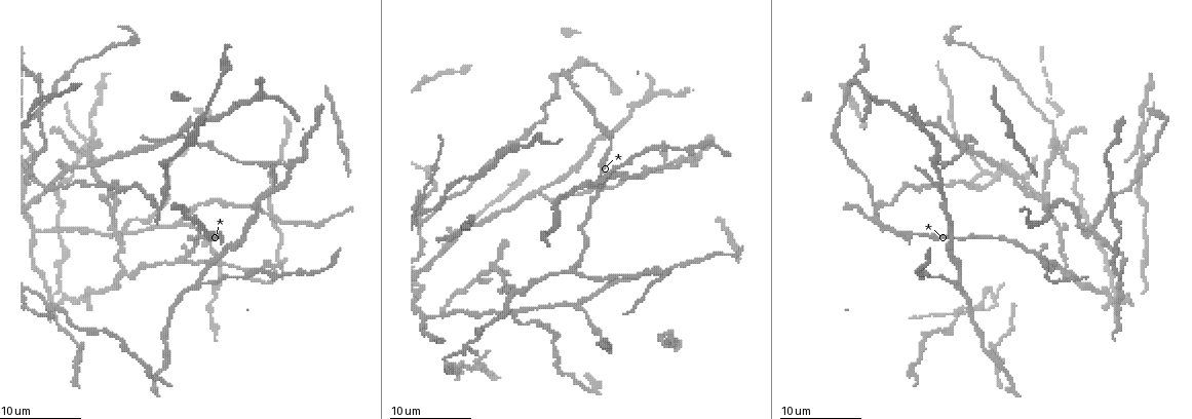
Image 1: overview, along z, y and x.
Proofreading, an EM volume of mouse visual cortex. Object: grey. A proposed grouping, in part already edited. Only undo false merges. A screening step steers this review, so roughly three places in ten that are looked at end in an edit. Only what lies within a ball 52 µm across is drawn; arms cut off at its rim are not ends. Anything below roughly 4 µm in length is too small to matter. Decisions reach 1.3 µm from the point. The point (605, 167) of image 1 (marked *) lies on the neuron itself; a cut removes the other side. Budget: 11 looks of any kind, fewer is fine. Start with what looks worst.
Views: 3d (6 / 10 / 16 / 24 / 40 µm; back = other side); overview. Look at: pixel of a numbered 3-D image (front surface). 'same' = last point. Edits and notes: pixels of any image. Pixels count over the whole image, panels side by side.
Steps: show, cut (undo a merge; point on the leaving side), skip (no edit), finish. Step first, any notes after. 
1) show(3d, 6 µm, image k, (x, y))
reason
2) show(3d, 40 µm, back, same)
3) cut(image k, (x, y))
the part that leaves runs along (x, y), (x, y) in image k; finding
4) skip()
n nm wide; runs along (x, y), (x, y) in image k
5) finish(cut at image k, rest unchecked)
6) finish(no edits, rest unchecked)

show(3d, 10 µm, image 1, (1050, 121))
thin arm on a thick one

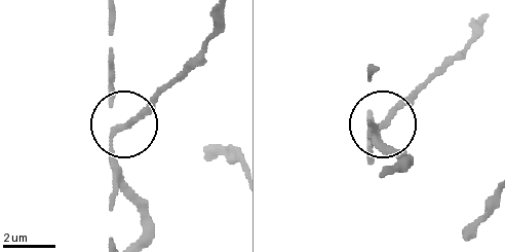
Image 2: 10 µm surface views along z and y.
show(3d, 6 µm, image 2, (120, 126))

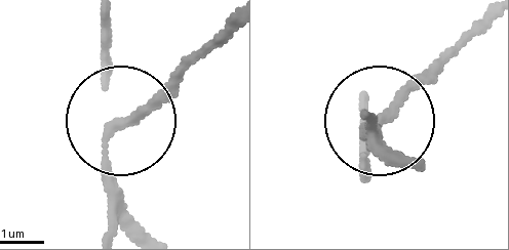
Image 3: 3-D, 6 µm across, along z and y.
cut(image 3, (149, 101))
140 nm wide; a second neuron is stuck on

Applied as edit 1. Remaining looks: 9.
show(overview)

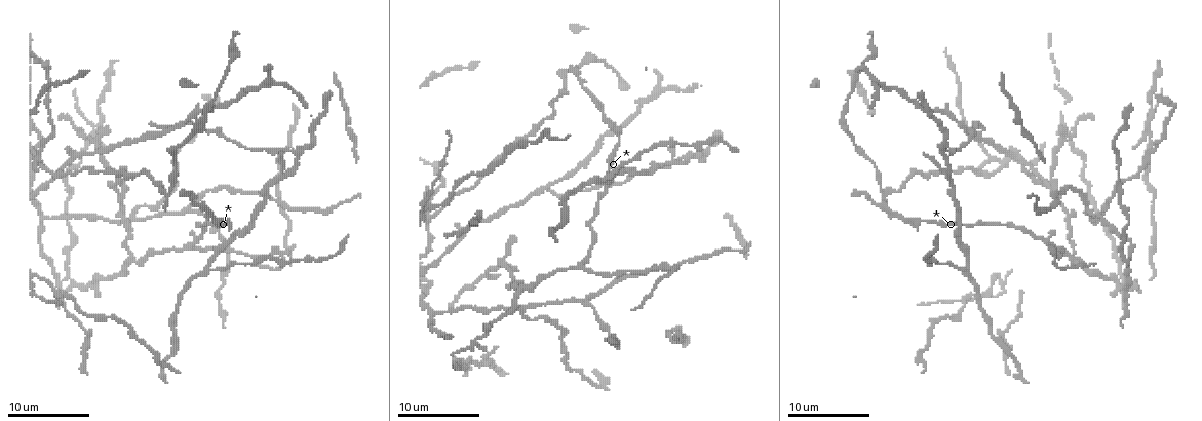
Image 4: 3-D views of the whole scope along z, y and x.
show(3d, 10 µm, image 4, (96, 128))

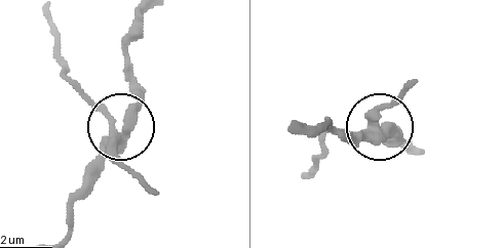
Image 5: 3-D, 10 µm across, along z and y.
cut(image 5, (122, 166))
a second neuron is stuck on

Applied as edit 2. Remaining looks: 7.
show(3d, 10 µm, image 4, (598, 180))
arms part here

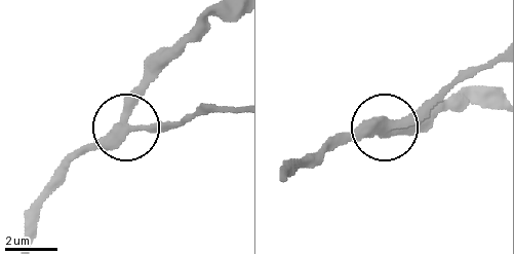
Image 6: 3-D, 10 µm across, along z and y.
show(3d, 10 µm, back, image 6, (386, 125))

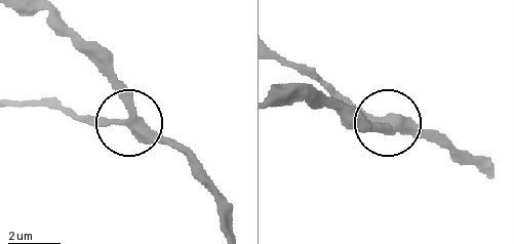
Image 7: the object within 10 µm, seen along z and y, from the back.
skip()
3 arms; all the same neuron

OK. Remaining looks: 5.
show(3d, 16 µm, image 4, (583, 266))
two arms in line, one across

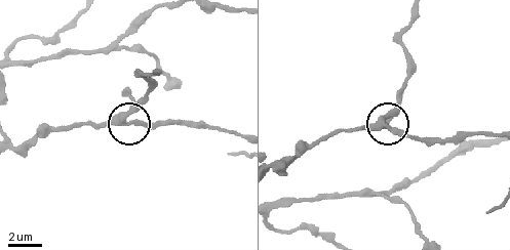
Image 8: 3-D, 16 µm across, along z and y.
skip()
330 nm wide; all the same neuron

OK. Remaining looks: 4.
show(3d, 16 µm, image 4, (524, 308))
two arms in line, one across

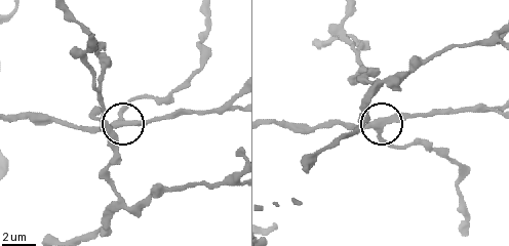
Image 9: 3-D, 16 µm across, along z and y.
skip()
runs along (272, 122), (378, 125), (381, 136), (390, 146) in image 9; continuous, no second neuron

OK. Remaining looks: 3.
finish(cut at image 3, cut at image 5, rest unchecked)

